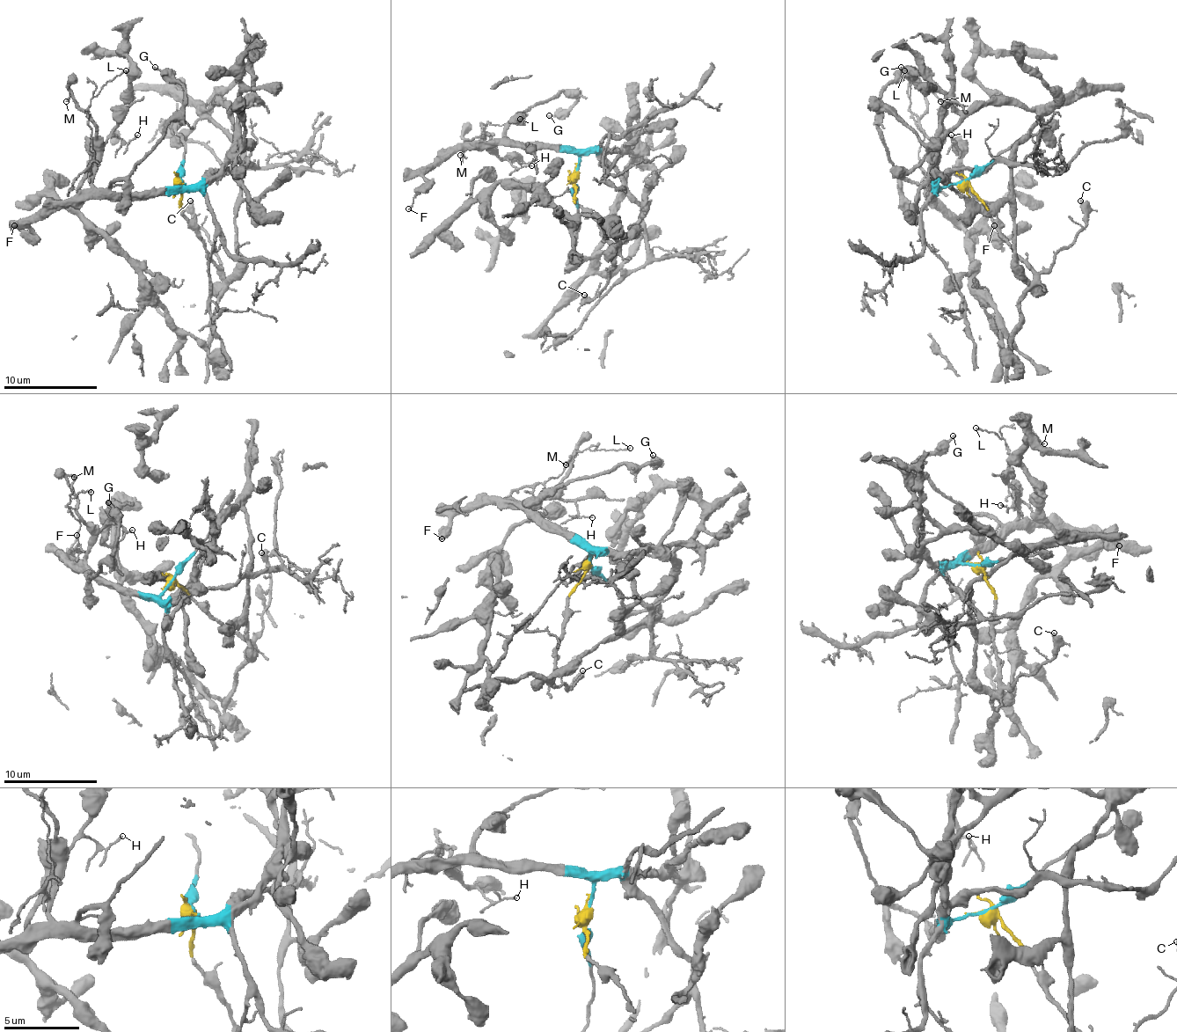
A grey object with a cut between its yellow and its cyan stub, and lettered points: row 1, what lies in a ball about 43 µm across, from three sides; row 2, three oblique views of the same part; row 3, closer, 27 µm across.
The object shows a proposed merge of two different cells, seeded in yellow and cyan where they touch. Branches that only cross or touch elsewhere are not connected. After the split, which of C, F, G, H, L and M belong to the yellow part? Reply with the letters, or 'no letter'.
C

